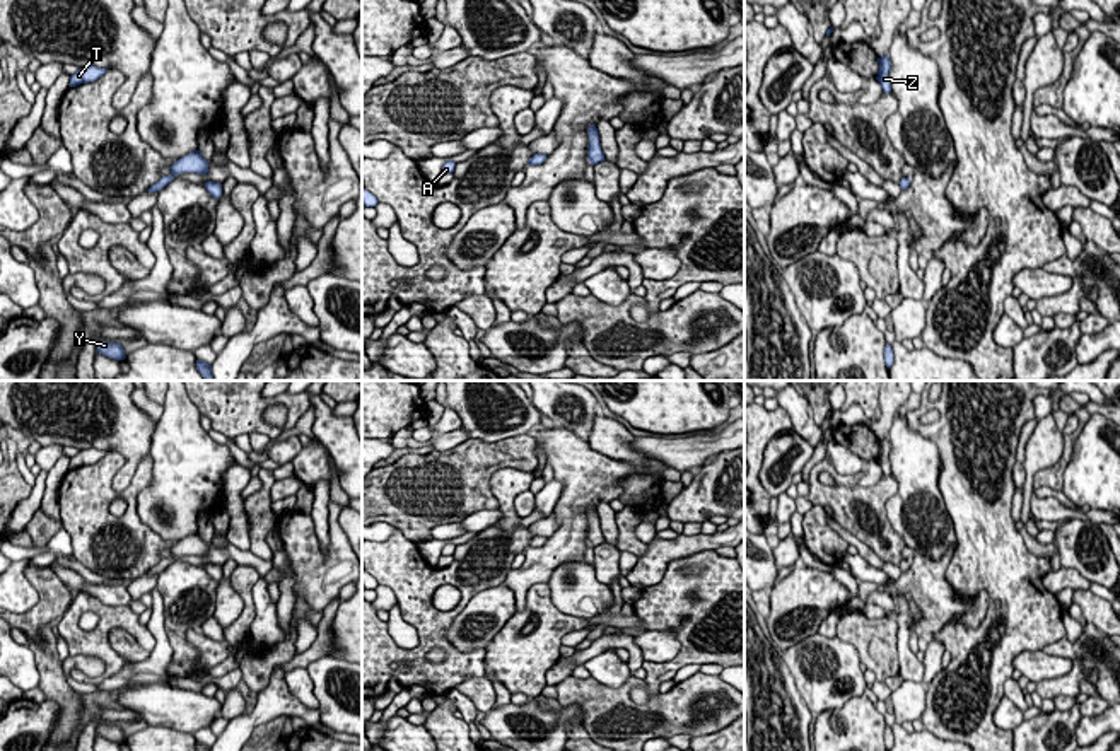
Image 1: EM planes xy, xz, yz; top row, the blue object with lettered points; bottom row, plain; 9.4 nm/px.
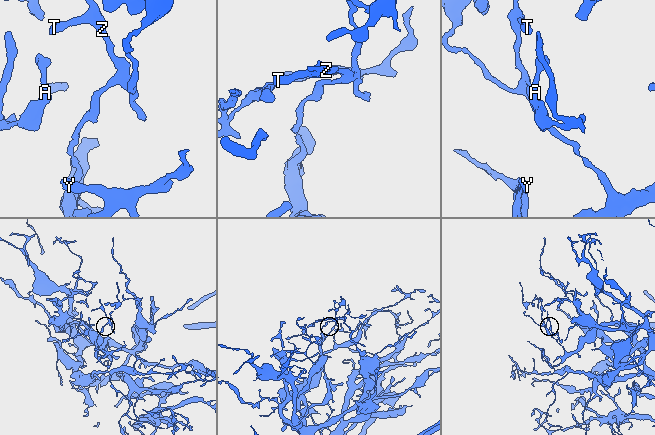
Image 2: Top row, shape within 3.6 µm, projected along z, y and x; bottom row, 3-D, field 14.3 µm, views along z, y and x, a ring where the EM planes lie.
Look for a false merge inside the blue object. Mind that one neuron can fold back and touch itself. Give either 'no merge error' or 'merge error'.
no merge error

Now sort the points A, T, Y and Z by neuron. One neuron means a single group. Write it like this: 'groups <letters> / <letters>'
groups A T Y Z

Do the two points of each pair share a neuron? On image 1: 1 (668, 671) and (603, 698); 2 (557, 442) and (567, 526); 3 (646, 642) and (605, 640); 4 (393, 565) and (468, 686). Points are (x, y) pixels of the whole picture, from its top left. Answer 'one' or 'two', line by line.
1: two
2: one
3: two
4: two

